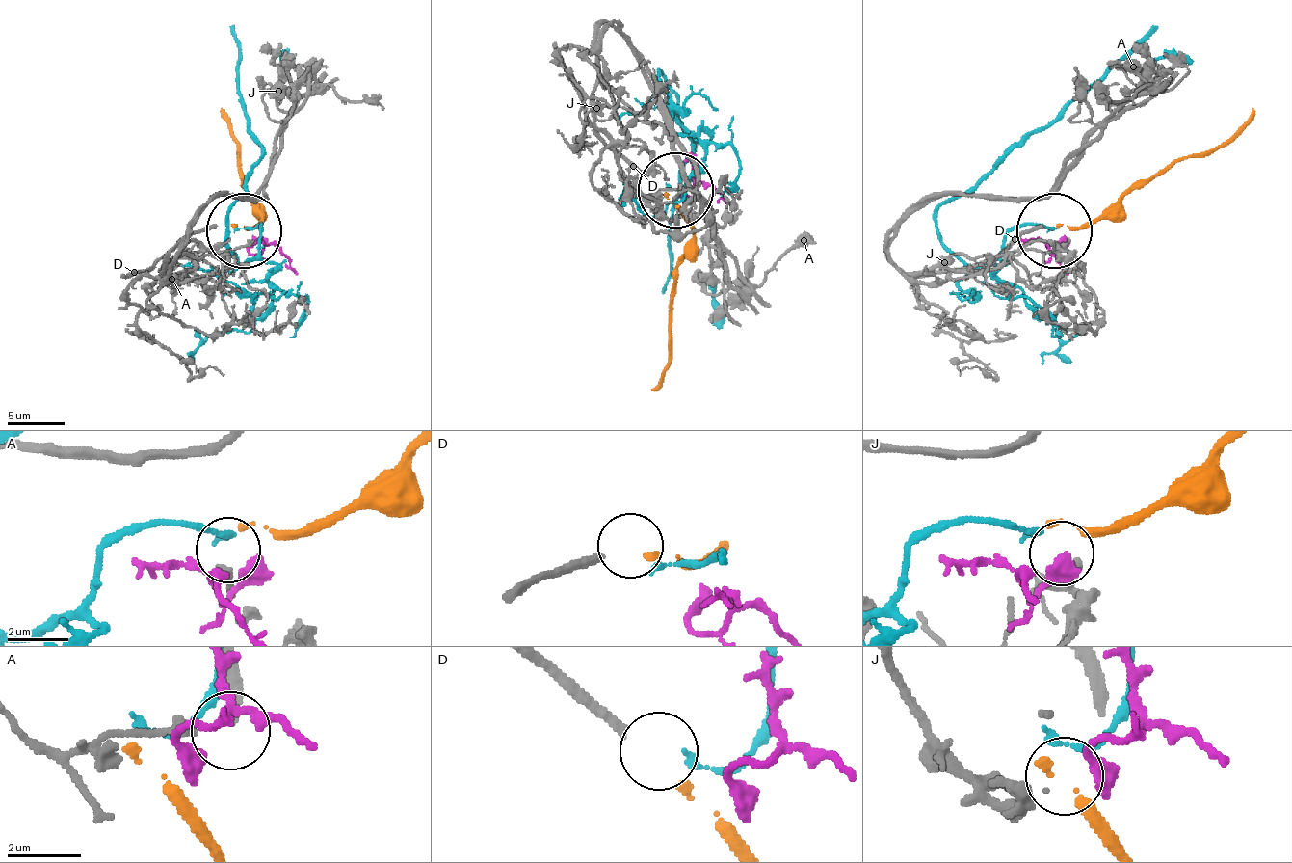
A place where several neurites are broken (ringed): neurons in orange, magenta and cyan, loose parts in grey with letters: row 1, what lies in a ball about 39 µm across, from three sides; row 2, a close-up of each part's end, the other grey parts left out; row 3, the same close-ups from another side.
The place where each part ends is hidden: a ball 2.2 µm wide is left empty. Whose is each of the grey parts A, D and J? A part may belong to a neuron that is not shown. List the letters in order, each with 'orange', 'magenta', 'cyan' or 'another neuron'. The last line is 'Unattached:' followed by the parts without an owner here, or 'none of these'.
A: another neuron
D: orange
J: magenta
Unattached: A

